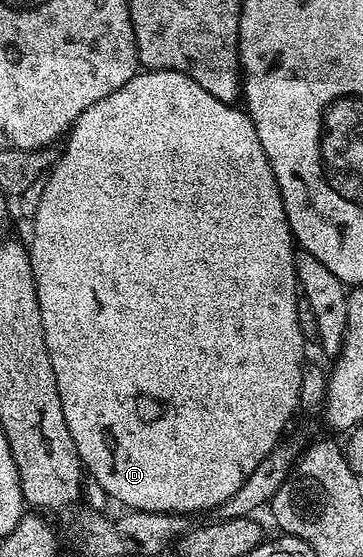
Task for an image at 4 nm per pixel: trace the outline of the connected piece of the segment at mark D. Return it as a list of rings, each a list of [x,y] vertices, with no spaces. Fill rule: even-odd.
[[[145,69],[143,72],[138,72],[126,84],[122,84],[122,88],[110,92],[110,96],[98,100],[98,104],[90,104],[90,108],[86,108],[86,112],[78,116],[78,120],[63,139],[62,145],[64,145],[64,151],[62,149],[59,151],[56,163],[44,178],[42,200],[38,200],[36,215],[30,220],[30,226],[32,226],[30,257],[34,284],[38,292],[38,308],[42,312],[42,332],[46,340],[46,352],[50,356],[50,364],[56,373],[58,396],[62,400],[62,416],[66,416],[66,428],[70,428],[74,448],[78,448],[83,469],[87,473],[88,470],[92,473],[93,480],[114,501],[121,502],[132,510],[140,510],[136,512],[193,516],[192,514],[198,513],[199,510],[215,511],[226,500],[230,500],[230,496],[234,496],[234,492],[238,492],[242,484],[246,484],[250,472],[254,472],[254,468],[258,468],[258,464],[262,464],[262,460],[266,460],[268,453],[285,437],[284,429],[287,428],[288,421],[295,416],[296,410],[301,409],[300,385],[306,362],[304,359],[306,340],[298,328],[298,283],[294,268],[296,250],[286,208],[282,204],[278,180],[270,168],[270,160],[266,160],[262,140],[258,140],[258,132],[254,128],[252,117],[239,105],[215,99],[214,96],[210,96],[210,92],[206,92],[206,88],[202,88],[202,84],[190,80],[190,76],[182,72]]]

